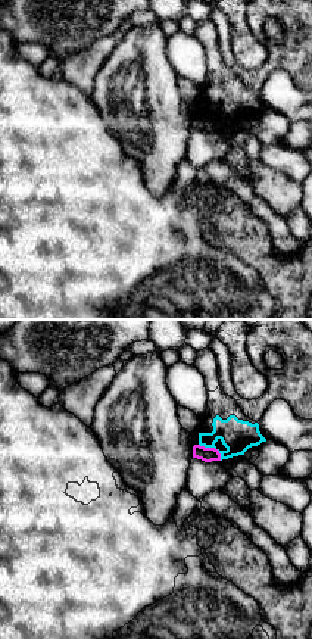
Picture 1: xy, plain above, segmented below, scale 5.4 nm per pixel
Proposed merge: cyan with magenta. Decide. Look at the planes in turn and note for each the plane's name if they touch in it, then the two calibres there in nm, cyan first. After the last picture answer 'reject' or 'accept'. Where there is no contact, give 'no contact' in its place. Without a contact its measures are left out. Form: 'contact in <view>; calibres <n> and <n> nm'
contact in xy; calibres 180 and 80 nm

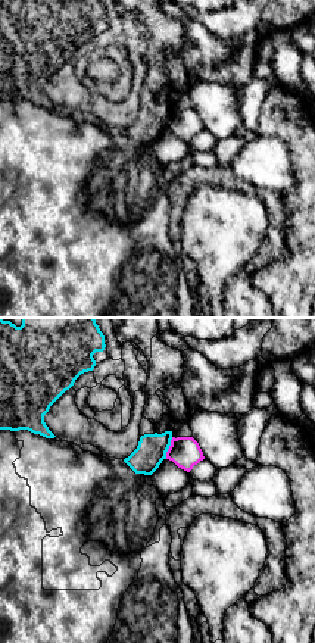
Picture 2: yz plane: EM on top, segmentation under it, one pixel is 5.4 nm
contact in yz; calibres 160 and 170 nm

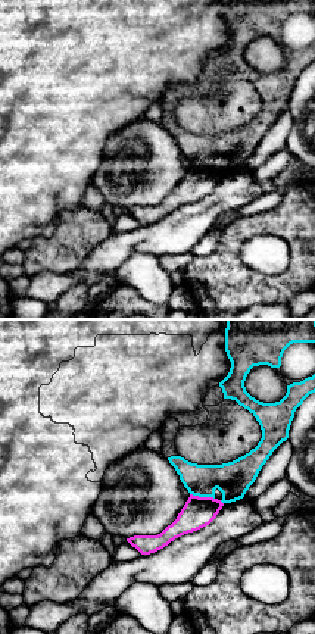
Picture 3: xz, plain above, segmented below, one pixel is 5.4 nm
contact in xz; calibres 190 and 170 nm

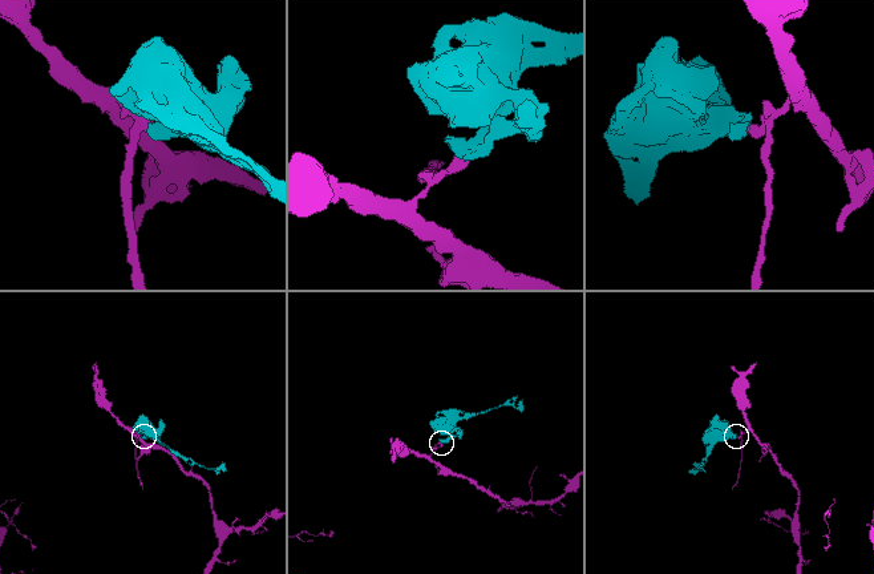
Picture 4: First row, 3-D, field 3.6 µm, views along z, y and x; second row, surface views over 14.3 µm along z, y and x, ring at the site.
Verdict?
reject

